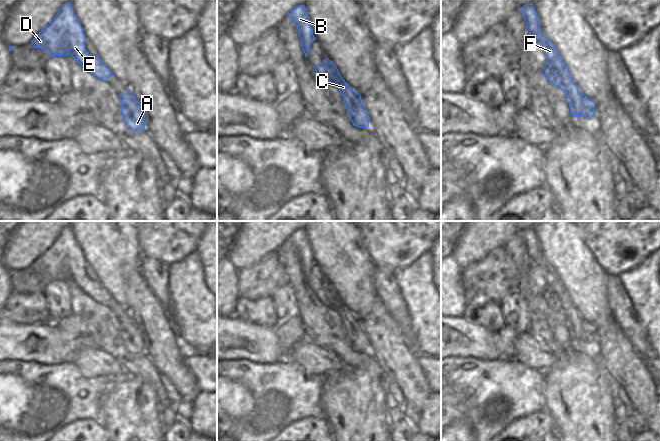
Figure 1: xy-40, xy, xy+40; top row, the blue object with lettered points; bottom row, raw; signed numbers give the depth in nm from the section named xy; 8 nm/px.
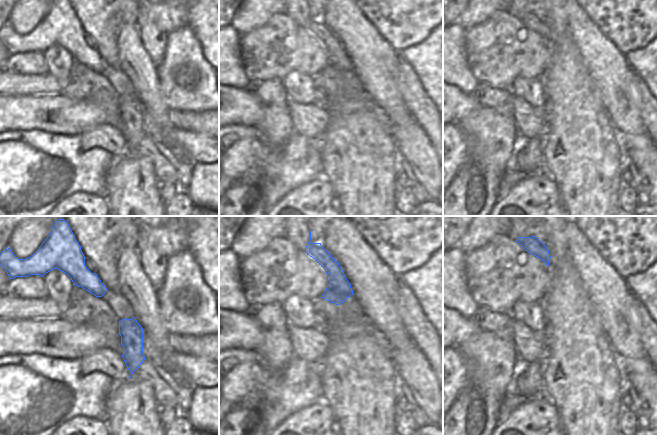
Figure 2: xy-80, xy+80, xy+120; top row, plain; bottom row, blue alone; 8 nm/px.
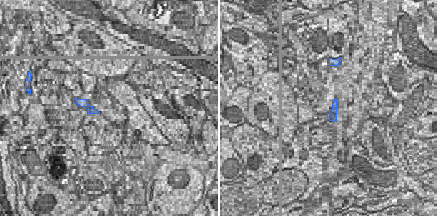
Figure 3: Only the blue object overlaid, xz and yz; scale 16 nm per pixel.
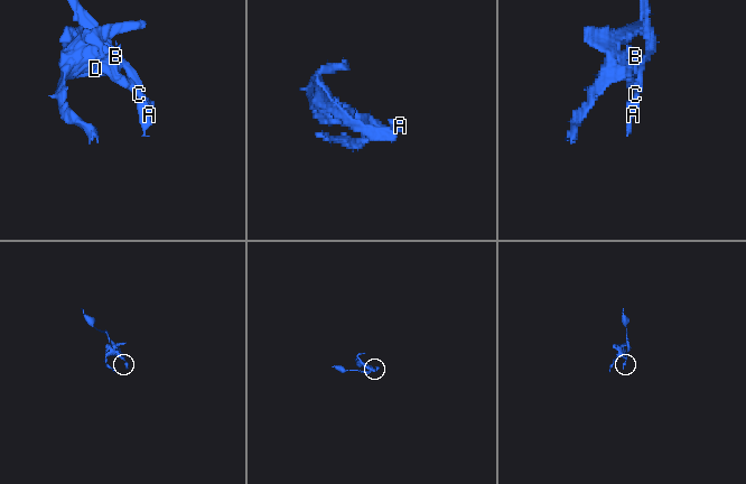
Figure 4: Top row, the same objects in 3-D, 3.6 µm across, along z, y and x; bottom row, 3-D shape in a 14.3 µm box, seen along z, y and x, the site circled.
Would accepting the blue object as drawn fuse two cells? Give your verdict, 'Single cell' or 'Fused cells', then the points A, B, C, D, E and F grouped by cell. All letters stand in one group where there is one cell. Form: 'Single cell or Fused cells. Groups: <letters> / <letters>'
Fused cells. Groups: A C F / B D E.

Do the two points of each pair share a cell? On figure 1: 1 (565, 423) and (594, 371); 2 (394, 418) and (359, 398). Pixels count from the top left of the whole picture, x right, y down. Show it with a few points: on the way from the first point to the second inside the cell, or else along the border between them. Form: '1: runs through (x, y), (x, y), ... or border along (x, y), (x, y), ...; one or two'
1: runs through (578, 410), (580, 408), (581, 384); one
2: border along (388, 408), (388, 423), (391, 429); two

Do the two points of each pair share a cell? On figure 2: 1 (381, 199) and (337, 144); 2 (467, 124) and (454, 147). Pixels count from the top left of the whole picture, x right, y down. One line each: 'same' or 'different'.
1: same
2: different

